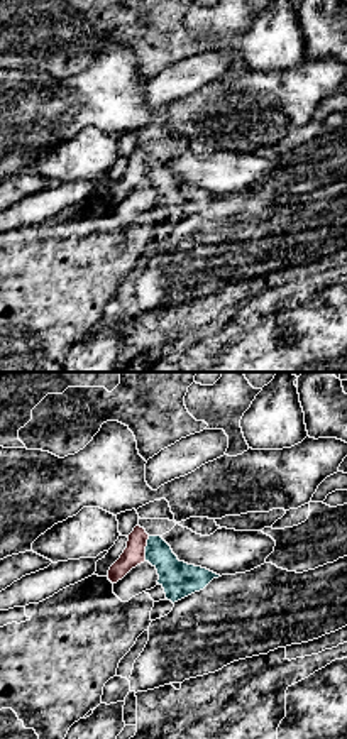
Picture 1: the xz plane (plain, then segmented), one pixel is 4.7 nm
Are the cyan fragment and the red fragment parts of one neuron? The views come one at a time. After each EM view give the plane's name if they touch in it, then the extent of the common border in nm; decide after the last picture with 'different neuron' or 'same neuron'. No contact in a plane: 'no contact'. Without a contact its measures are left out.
meets cyan in xz; contact 120 nm long

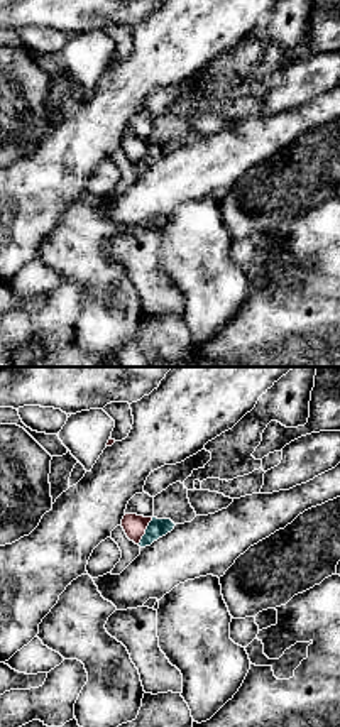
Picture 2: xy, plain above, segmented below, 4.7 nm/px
meets cyan in xy; contact 150 nm long

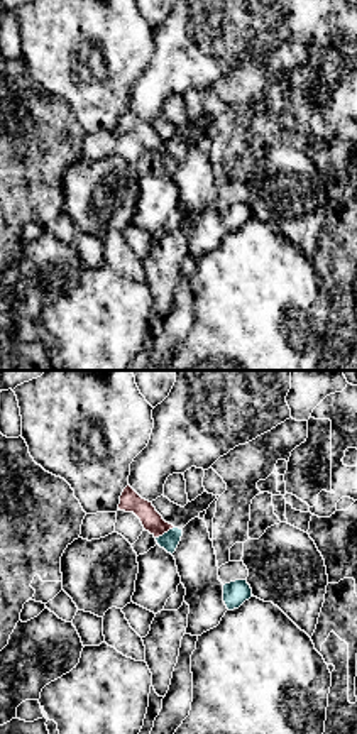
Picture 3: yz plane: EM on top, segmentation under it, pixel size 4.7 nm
meets cyan in yz; contact 110 nm long

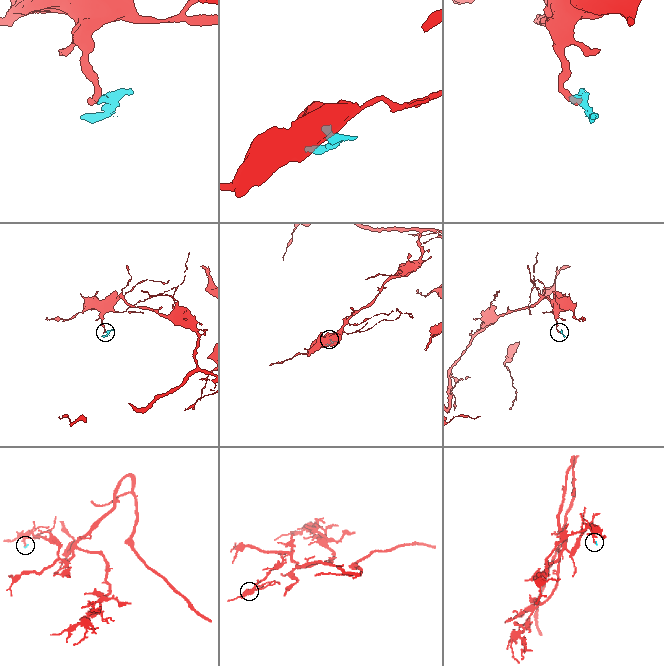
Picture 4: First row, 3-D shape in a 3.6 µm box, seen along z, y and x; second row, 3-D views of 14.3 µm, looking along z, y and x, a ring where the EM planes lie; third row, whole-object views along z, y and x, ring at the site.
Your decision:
different neuron

